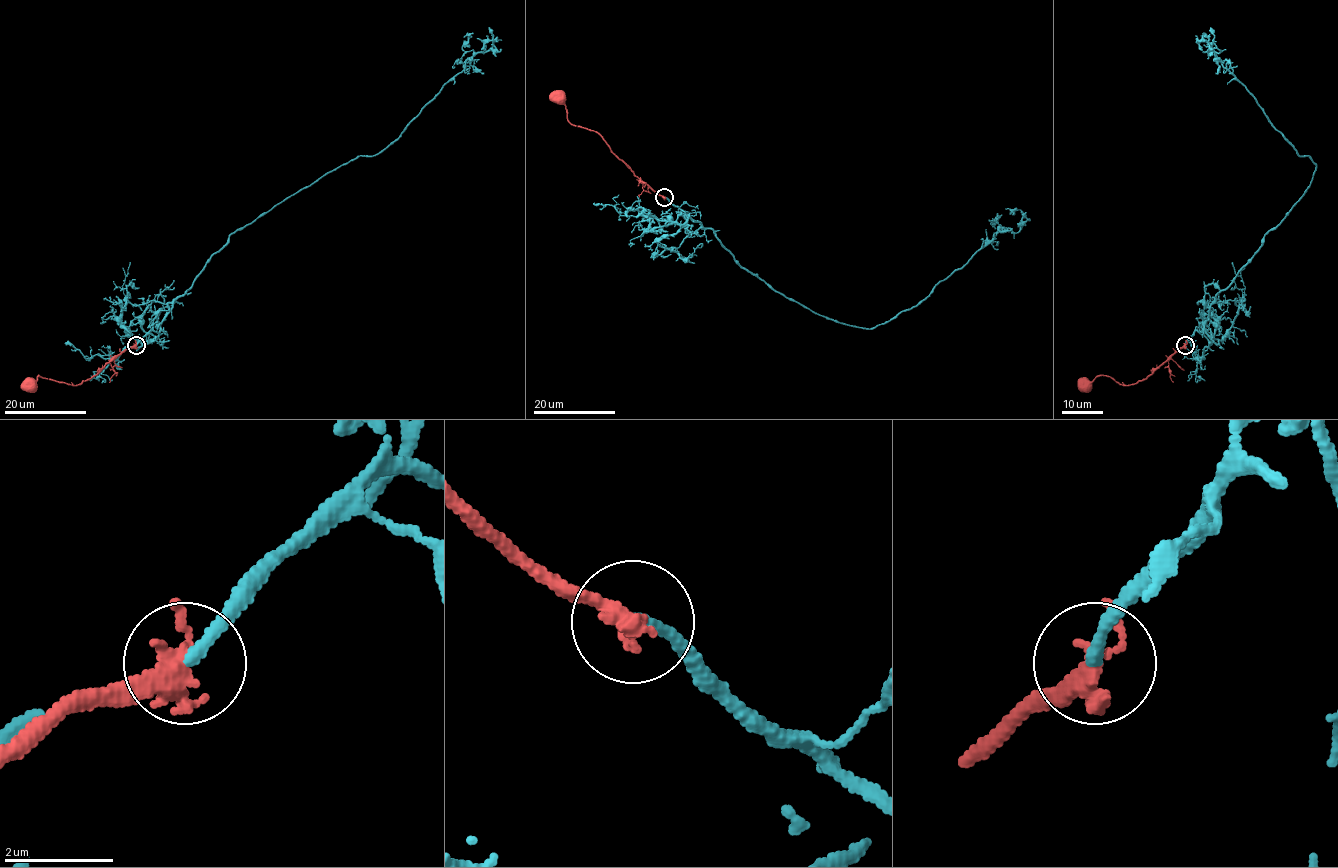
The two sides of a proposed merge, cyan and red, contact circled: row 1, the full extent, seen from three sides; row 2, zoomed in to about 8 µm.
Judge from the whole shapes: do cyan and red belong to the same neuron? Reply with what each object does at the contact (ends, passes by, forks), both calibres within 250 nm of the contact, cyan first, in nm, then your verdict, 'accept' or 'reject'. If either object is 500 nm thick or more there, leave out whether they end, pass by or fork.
cyan ends; red passes by; calibres 240 and 280 nm; accept

